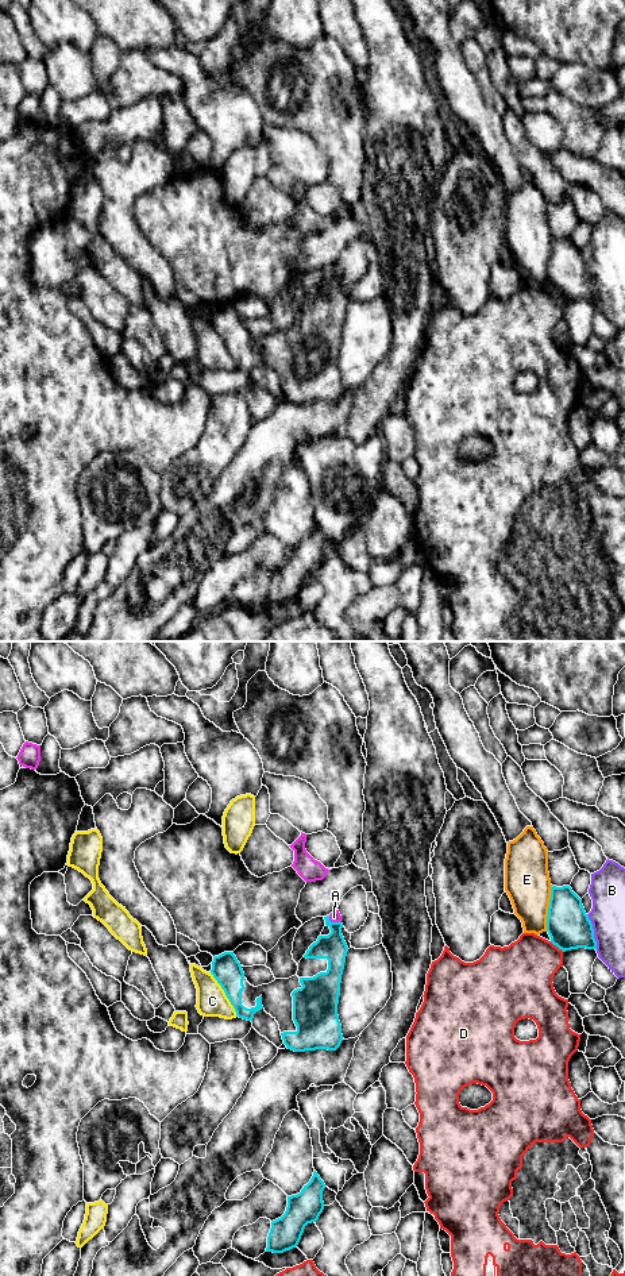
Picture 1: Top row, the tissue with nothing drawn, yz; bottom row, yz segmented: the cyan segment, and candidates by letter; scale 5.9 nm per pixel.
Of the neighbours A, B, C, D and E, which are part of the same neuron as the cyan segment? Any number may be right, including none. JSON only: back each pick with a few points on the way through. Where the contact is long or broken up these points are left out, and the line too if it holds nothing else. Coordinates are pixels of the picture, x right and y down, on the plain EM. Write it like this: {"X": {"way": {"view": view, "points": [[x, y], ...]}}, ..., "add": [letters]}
{"add": []}

